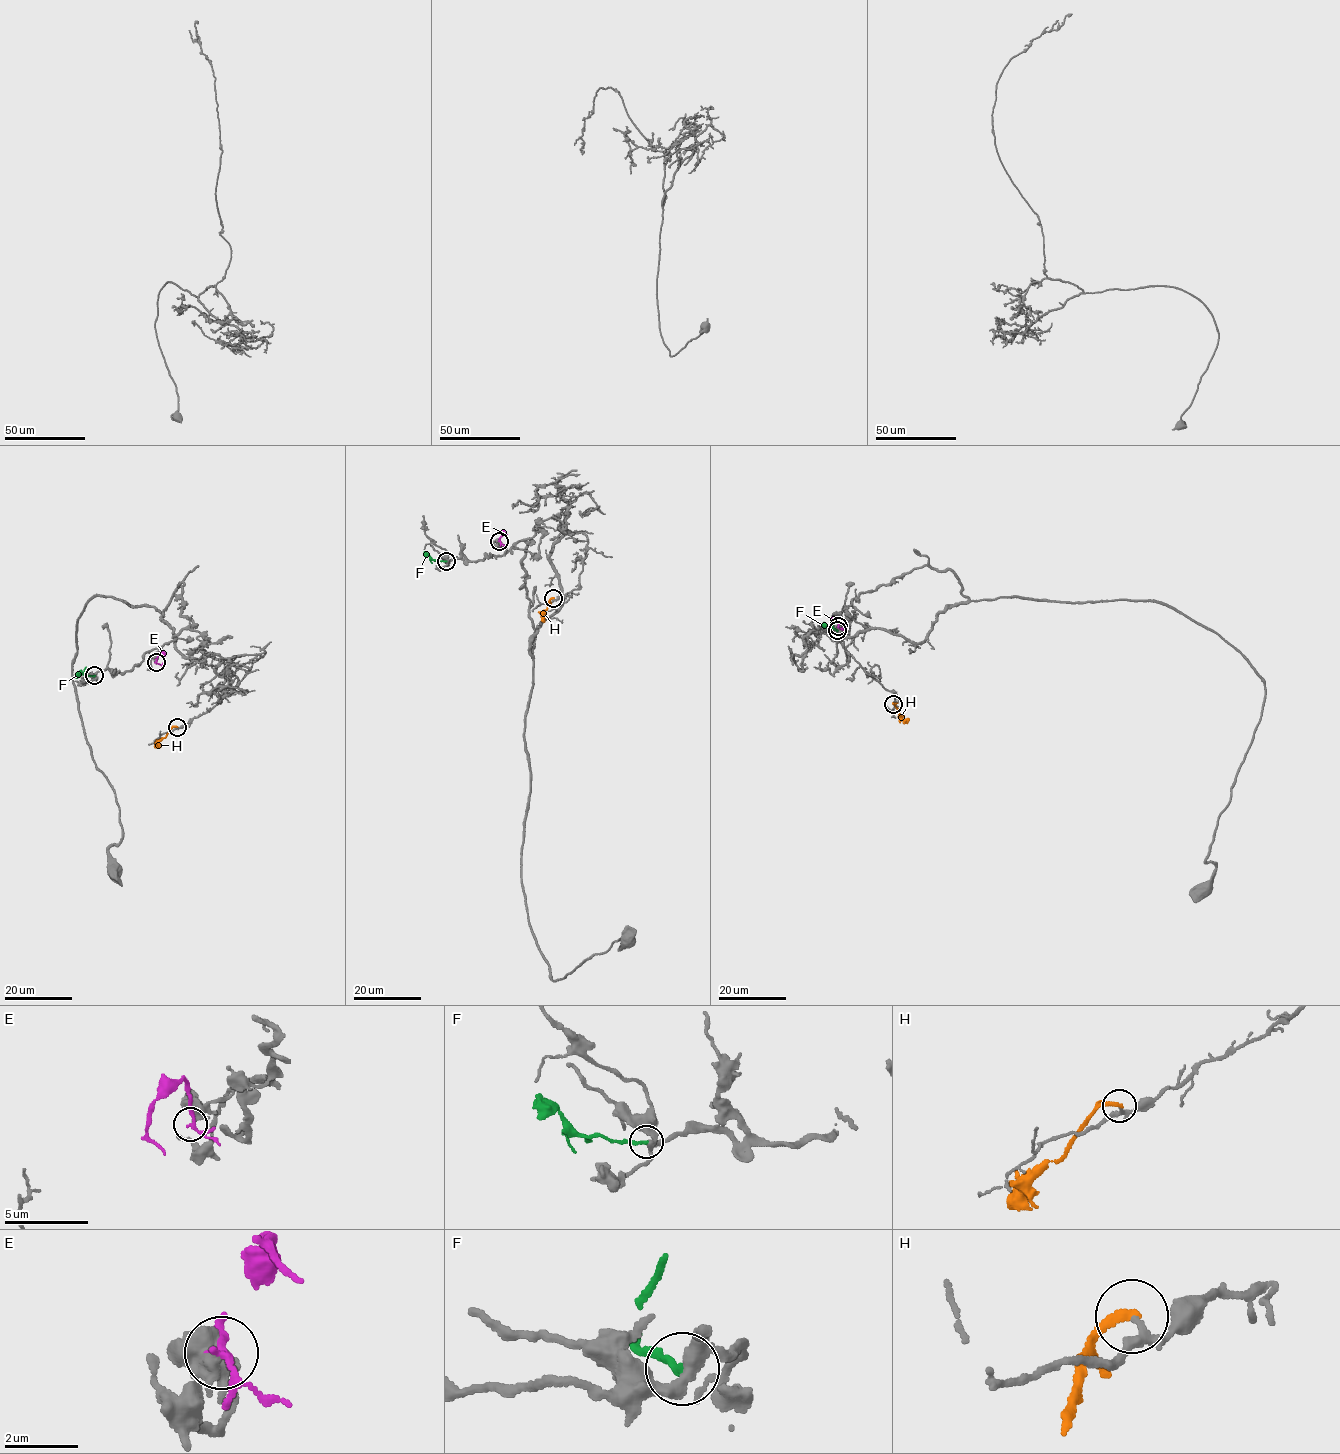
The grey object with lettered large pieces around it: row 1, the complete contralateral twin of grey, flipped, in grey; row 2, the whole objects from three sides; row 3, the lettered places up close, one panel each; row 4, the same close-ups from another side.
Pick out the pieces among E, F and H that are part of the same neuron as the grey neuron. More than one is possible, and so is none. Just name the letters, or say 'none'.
none

